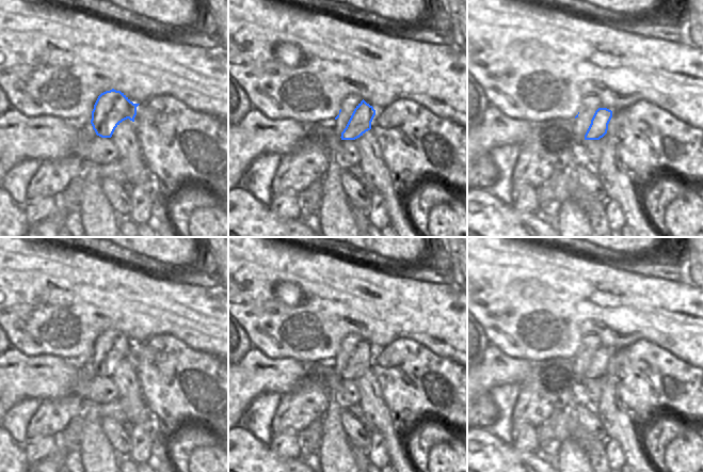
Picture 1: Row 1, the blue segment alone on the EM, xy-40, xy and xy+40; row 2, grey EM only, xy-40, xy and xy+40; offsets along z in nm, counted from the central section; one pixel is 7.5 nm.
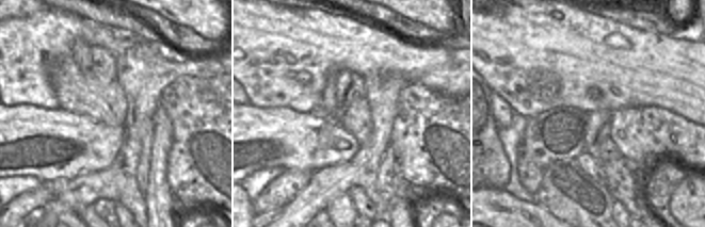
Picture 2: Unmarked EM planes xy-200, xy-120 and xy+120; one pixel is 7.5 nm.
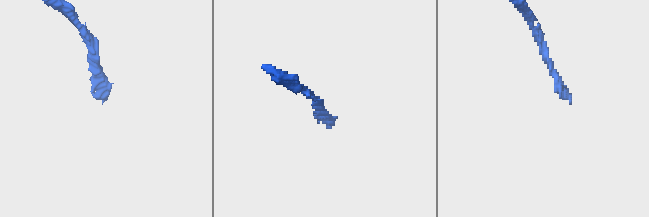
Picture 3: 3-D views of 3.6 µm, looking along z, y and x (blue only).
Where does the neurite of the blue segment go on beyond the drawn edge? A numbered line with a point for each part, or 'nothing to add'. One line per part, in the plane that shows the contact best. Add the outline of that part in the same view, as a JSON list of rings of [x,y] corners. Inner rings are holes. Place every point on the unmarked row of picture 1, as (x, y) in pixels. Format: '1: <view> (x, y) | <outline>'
1: xy (350, 342) | [[[347,334],[341,342],[341,351],[335,361],[334,371],[341,376],[341,372],[346,367],[354,348],[361,343],[363,337],[360,334]]]

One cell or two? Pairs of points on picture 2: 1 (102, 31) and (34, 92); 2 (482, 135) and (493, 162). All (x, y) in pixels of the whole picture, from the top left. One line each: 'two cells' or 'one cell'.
1: one cell
2: one cell

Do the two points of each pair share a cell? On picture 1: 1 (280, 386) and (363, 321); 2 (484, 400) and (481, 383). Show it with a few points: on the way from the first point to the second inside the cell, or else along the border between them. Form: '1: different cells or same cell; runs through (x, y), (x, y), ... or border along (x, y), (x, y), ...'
1: different cells; border along (280, 358), (292, 358), (304, 364)
2: different cells; border along (490, 391), (478, 397)

